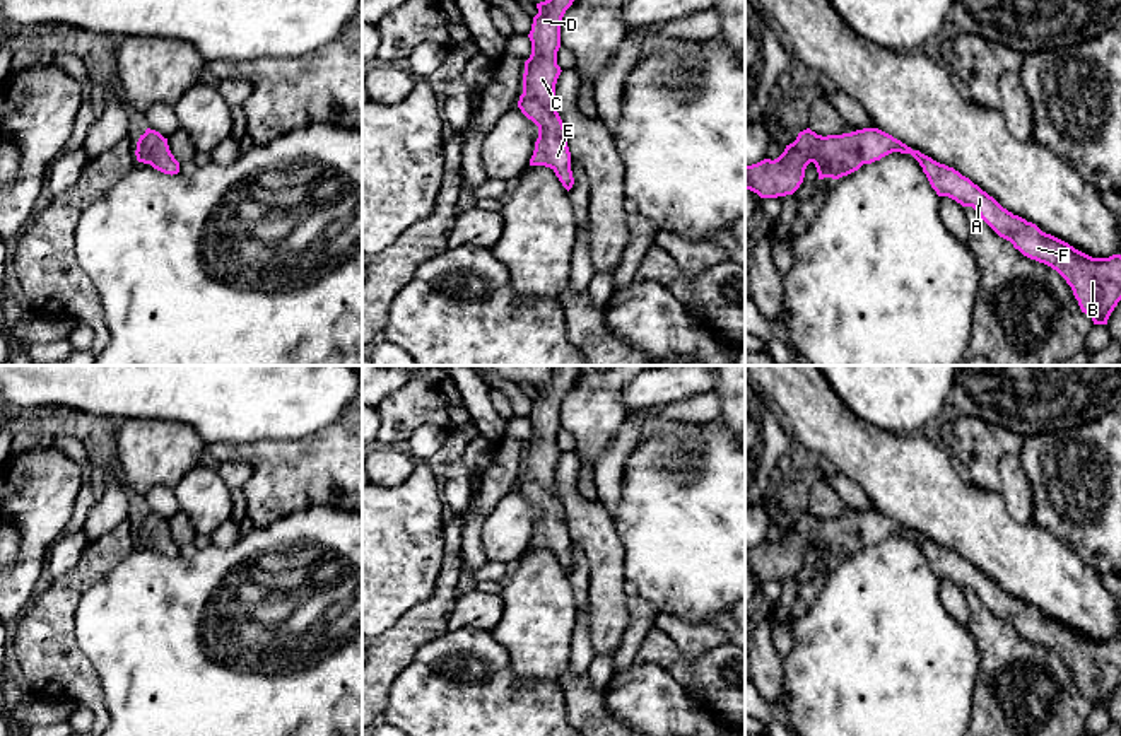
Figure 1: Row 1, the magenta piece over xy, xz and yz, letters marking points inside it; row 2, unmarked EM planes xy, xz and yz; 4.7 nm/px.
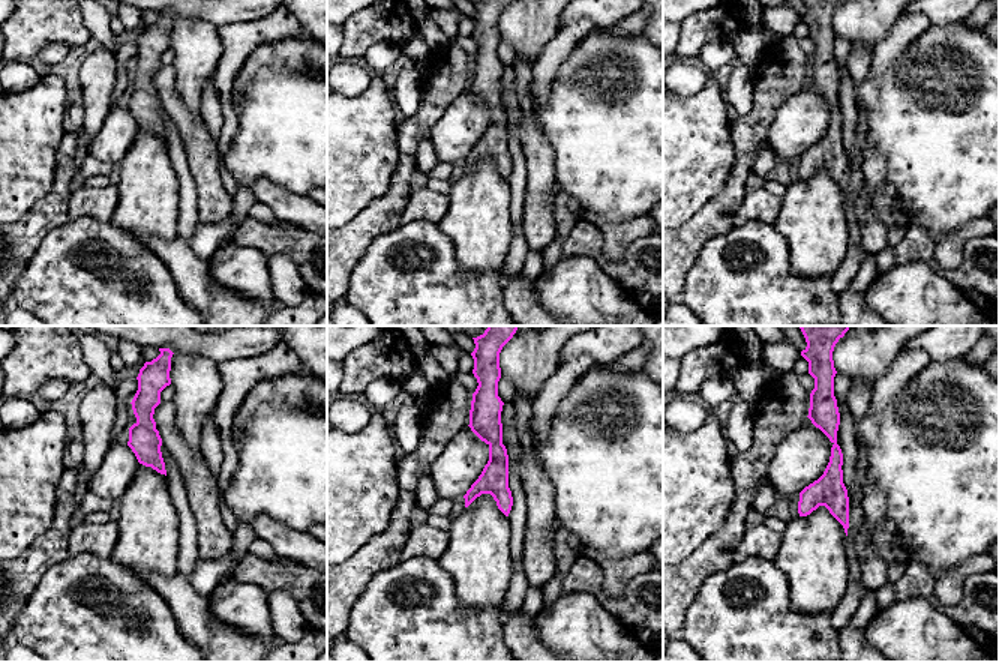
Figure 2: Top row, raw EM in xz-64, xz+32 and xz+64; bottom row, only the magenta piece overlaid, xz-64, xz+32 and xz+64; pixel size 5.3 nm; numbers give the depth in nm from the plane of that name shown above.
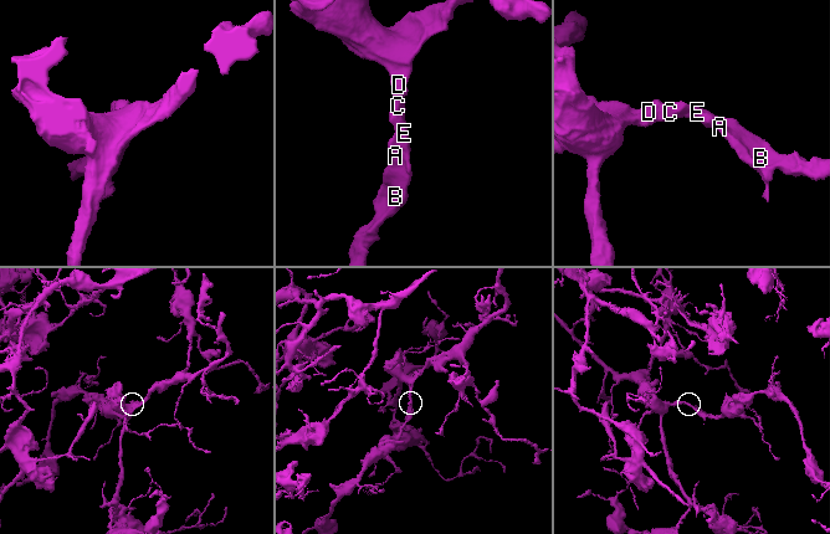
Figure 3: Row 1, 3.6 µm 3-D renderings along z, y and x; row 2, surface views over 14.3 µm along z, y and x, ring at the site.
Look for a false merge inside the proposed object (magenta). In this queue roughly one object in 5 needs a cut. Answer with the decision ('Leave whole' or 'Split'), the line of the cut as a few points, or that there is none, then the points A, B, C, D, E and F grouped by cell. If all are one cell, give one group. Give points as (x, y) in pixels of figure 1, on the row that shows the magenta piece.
Leave whole. No split. Groups: A B C D E F

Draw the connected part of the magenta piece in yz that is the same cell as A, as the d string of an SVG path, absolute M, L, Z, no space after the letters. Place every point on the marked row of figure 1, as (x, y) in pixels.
M807 128L798 133L793 143L786 145L778 159L745 166L745 190L760 198L793 195L803 183L810 162L815 164L819 179L839 179L892 152L911 154L938 196L972 207L1000 237L1010 241L1024 256L1056 270L1071 287L1082 313L1090 316L1094 324L1107 324L1111 313L1121 301L1121 254L1092 258L1075 249L1003 208L954 167L913 150L878 128L827 137Z

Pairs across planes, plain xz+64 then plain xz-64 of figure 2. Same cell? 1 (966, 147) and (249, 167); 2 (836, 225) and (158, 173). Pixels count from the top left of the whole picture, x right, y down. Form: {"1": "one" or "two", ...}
{"1": "one", "2": "one"}

